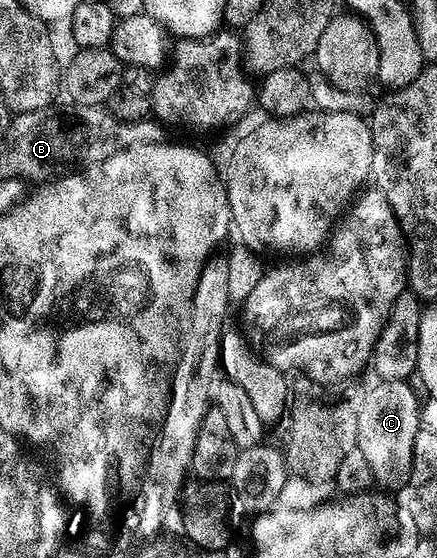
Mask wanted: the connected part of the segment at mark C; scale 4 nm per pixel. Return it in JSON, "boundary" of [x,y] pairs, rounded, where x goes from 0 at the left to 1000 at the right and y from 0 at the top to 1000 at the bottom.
{"boundary":[[[876,681],[838,703],[838,711],[815,724],[815,778],[824,814],[851,835],[856,867],[874,875],[918,876],[931,866],[943,828],[943,792],[961,765],[961,710],[927,681]]]}

